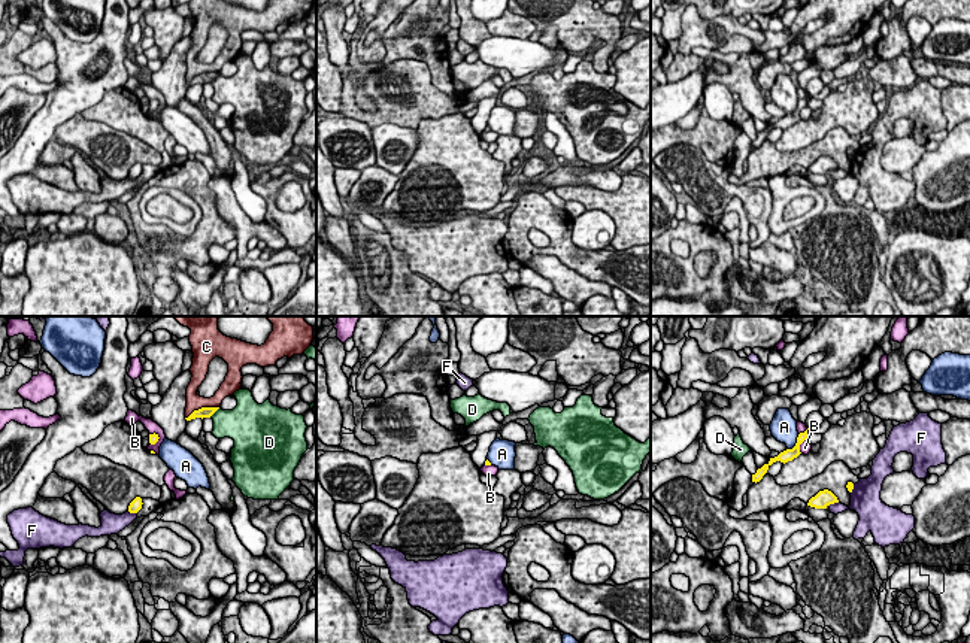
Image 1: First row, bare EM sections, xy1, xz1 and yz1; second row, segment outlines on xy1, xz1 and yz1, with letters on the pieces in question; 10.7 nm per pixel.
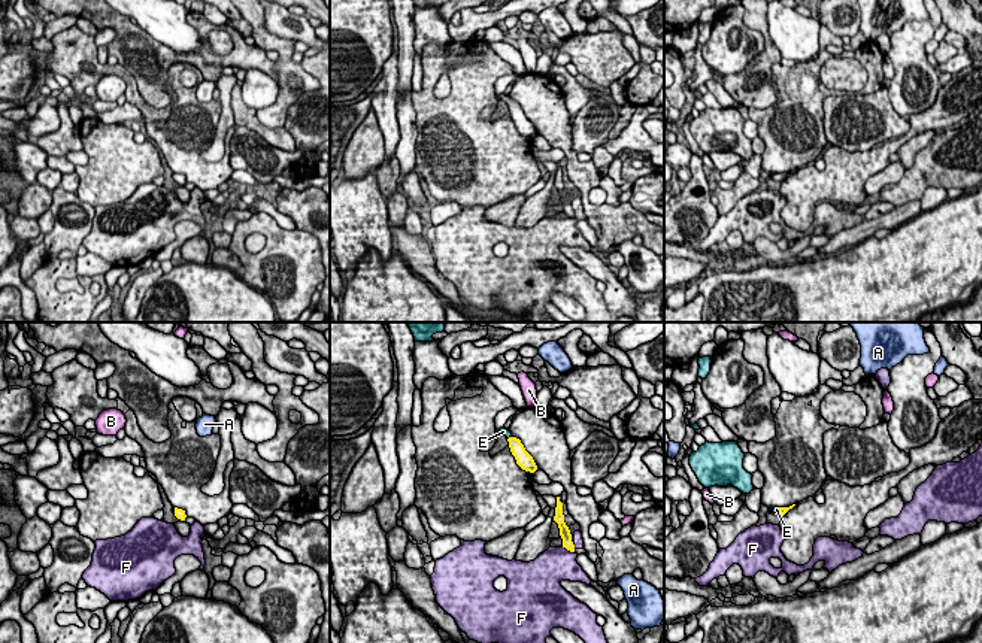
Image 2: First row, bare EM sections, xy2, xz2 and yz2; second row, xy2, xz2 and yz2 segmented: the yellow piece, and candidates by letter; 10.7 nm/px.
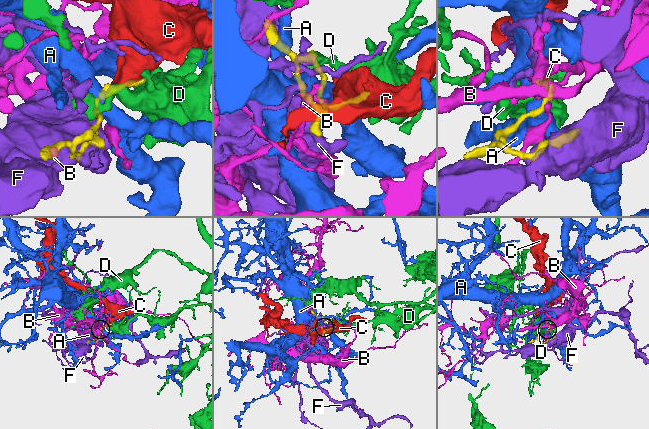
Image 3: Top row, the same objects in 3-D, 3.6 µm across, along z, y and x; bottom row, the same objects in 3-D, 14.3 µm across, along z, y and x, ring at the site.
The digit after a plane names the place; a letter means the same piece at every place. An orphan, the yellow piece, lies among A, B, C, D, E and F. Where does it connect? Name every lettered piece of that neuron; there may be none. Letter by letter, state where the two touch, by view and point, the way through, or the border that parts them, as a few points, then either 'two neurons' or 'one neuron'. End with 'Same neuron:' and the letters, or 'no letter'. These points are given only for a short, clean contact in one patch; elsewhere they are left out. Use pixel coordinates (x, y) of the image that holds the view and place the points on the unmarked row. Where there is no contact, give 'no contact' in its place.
A: yz1 (796, 109) | along yz1 (799, 100), (794, 111), (788, 115) | two neurons
B: xy1 (158, 103) | along xy1 (154, 97), (158, 105), (151, 111) | two neurons
C: xy1 (202, 73) | along xy1 (218, 72), (202, 72), (185, 84) | two neurons
D: xy1 (214, 78) | along xy1 (220, 73), (209, 82) | two neurons
E: yz2 (779, 176) | across yz2 (782, 176), (779, 176), (776, 175) | one neuron
F: xz2 (567, 215) | two neurons
Same neuron: E

